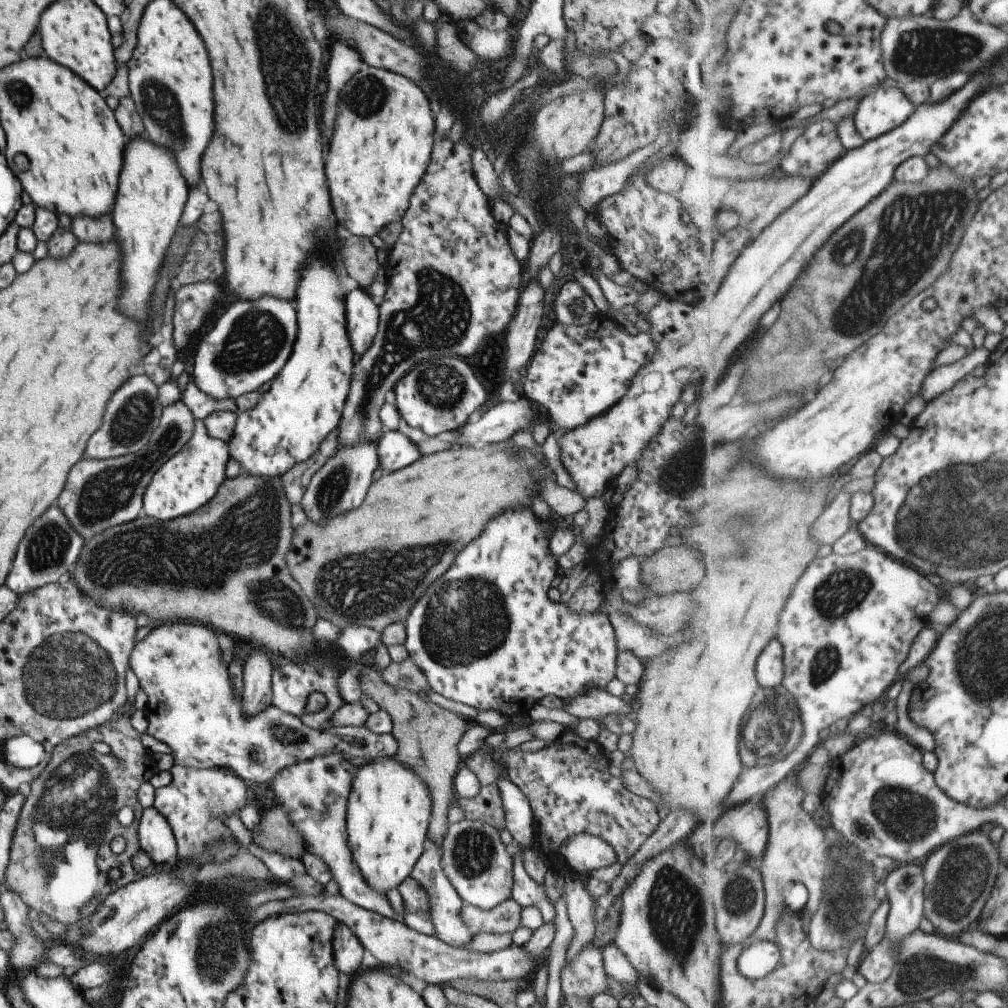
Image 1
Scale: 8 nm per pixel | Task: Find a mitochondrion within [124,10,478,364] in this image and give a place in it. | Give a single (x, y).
(161, 104)

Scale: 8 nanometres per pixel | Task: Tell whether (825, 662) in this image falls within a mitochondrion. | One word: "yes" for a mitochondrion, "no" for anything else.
yes

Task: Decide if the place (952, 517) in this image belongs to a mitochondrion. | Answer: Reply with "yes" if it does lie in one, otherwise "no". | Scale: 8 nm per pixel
yes

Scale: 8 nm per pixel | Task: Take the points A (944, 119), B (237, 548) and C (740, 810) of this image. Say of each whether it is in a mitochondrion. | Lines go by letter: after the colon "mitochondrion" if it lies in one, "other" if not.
A: other
B: mitochondrion
C: other

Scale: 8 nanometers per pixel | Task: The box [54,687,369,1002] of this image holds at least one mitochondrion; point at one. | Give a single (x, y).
(219, 952)

